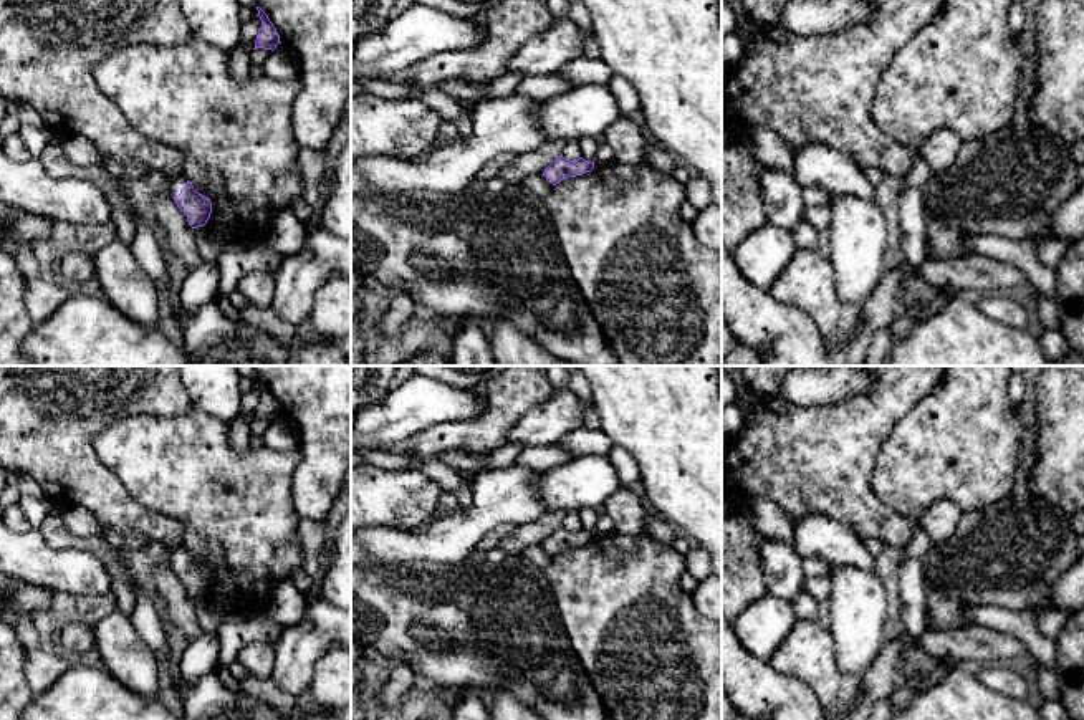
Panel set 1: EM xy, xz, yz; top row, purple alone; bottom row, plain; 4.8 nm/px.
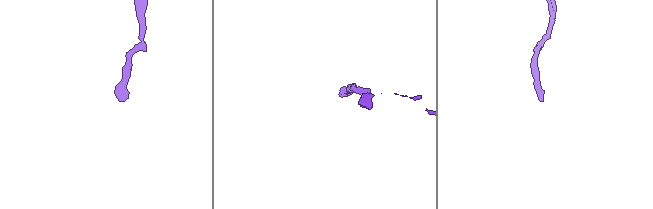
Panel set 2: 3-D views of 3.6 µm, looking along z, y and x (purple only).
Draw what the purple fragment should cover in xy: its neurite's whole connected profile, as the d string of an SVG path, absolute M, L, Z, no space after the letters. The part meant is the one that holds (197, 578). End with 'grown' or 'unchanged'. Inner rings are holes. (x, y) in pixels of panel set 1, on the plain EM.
M184 546L172 550L169 561L177 578L187 586L187 593L192 599L207 594L212 584L212 573L209 568L199 564Z; grown

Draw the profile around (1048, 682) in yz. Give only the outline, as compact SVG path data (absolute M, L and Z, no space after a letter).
M1038 664L1038 687L1041 690L1043 698L1059 700L1059 679L1054 670L1049 670Z

